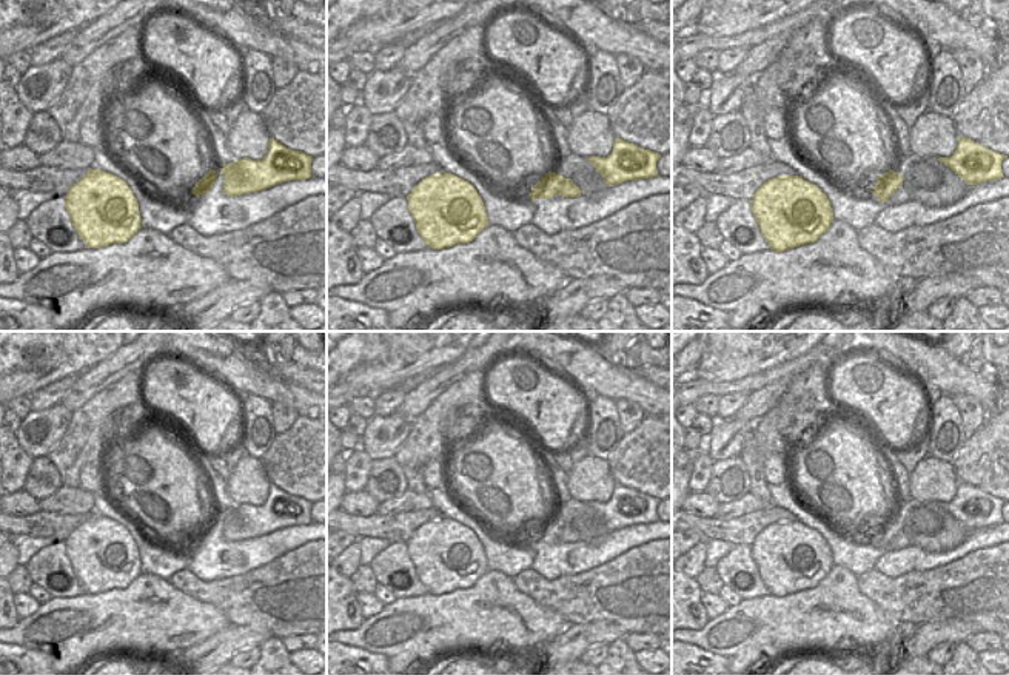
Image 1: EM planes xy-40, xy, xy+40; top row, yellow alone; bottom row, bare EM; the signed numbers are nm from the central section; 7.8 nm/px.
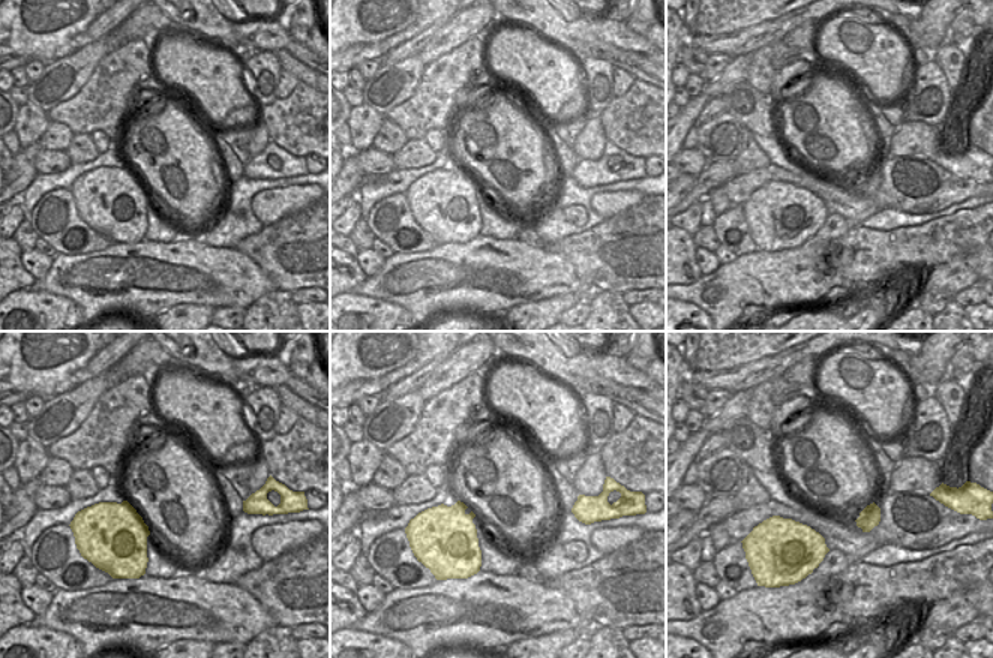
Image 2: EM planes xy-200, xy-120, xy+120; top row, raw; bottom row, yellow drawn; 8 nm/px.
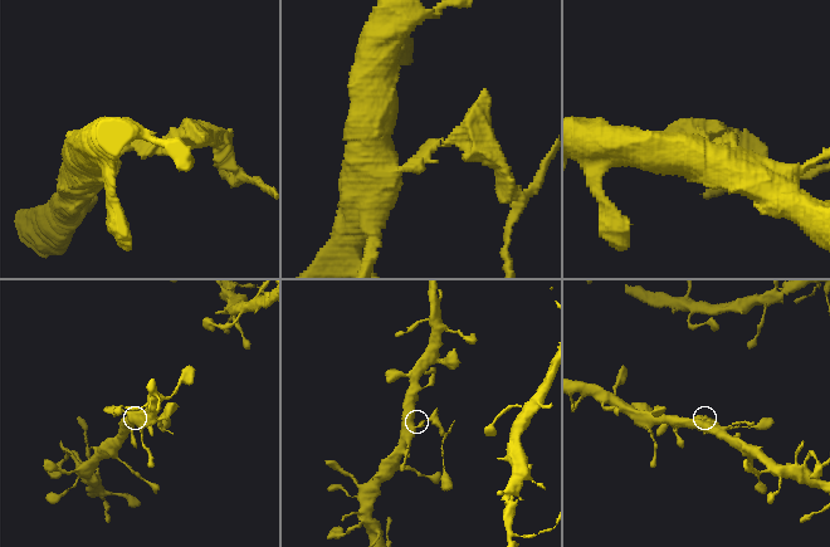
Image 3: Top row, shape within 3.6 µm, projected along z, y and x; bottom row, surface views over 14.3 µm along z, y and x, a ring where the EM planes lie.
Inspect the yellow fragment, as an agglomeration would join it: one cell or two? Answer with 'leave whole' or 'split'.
split

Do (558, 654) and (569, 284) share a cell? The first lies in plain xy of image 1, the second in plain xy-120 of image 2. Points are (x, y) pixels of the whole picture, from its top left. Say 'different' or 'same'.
different

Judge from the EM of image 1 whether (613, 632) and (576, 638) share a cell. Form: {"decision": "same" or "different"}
{"decision": "same"}

